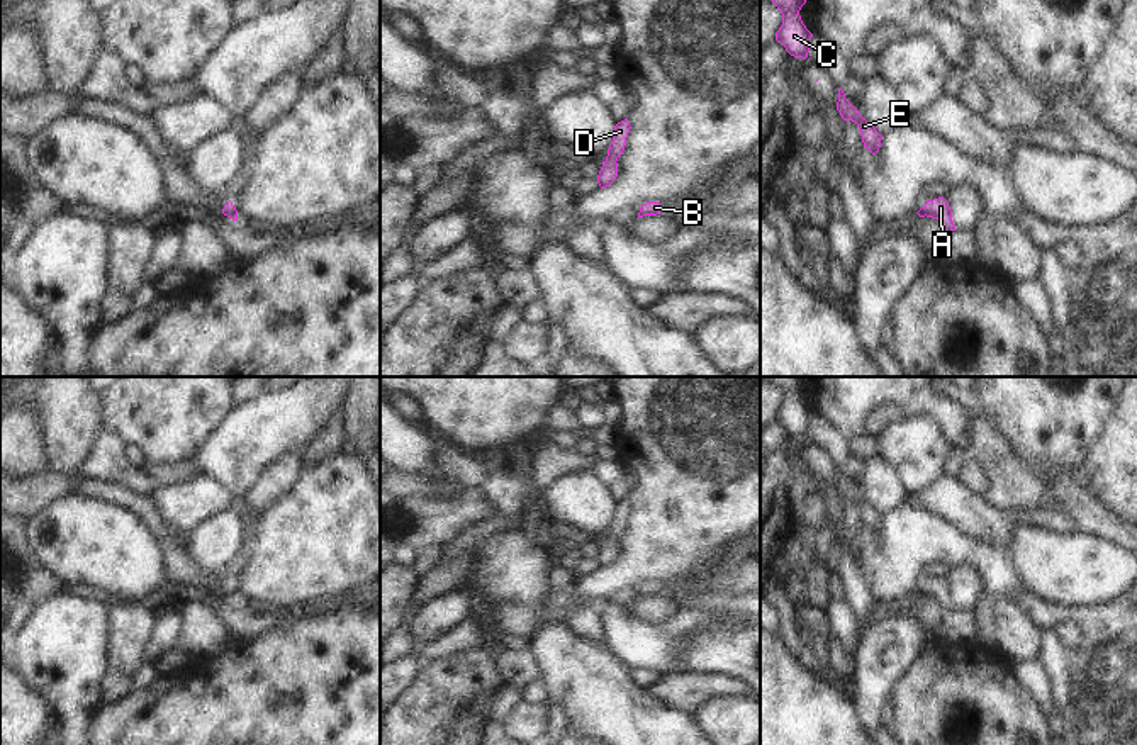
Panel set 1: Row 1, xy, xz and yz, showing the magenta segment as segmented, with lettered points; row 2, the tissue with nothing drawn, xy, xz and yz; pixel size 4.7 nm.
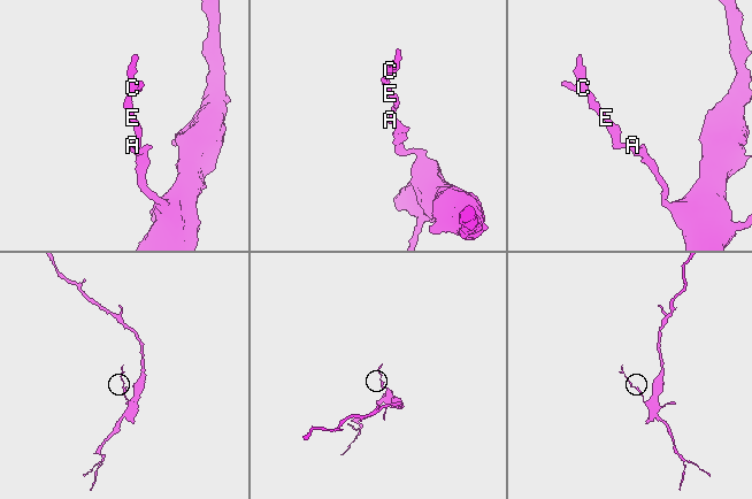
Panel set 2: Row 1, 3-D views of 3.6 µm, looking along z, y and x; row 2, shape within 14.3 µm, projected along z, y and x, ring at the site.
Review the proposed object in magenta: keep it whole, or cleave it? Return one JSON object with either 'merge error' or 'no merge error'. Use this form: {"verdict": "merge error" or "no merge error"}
{"verdict": "no merge error"}

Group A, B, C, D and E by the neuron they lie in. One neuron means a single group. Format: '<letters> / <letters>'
A B C D E

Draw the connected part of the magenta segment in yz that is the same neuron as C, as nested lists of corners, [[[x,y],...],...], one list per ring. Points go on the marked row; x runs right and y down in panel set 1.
[[[772,0],[782,14],[782,25],[776,32],[776,41],[794,58],[808,58],[813,34],[801,20],[799,10],[806,0]]]

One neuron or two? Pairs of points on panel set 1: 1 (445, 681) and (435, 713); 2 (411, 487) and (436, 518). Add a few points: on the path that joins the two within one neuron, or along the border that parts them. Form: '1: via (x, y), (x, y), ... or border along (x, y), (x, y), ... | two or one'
1: via (445, 689), (435, 705) | one
2: border along (457, 494), (447, 499), (418, 494), (397, 496) | two

